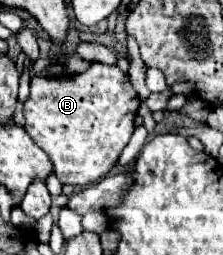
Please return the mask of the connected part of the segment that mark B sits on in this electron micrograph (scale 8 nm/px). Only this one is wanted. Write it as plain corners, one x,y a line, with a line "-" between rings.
94,62
88,72
70,78
32,78
30,98
24,104
24,130
48,154
54,164
54,172
62,184
90,186
102,176
108,176
114,168
120,152
124,150
134,132
134,118
138,106
140,98
136,96
130,78
124,76
118,66

